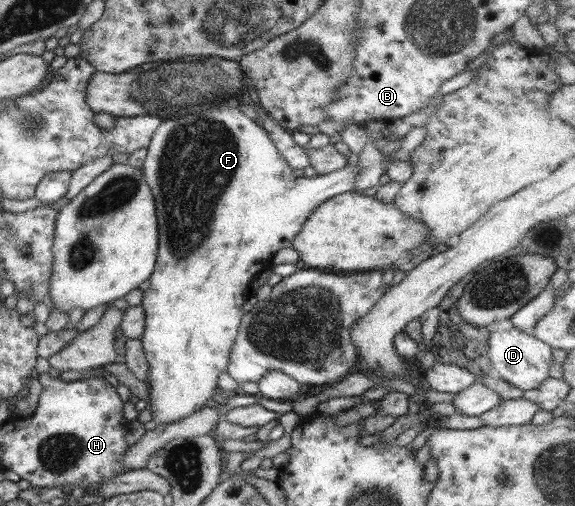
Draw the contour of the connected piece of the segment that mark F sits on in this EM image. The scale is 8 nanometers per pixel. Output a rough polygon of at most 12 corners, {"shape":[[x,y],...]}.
{"shape":[[226,104],[162,121],[152,420],[207,406],[250,282],[361,165],[299,179]]}

